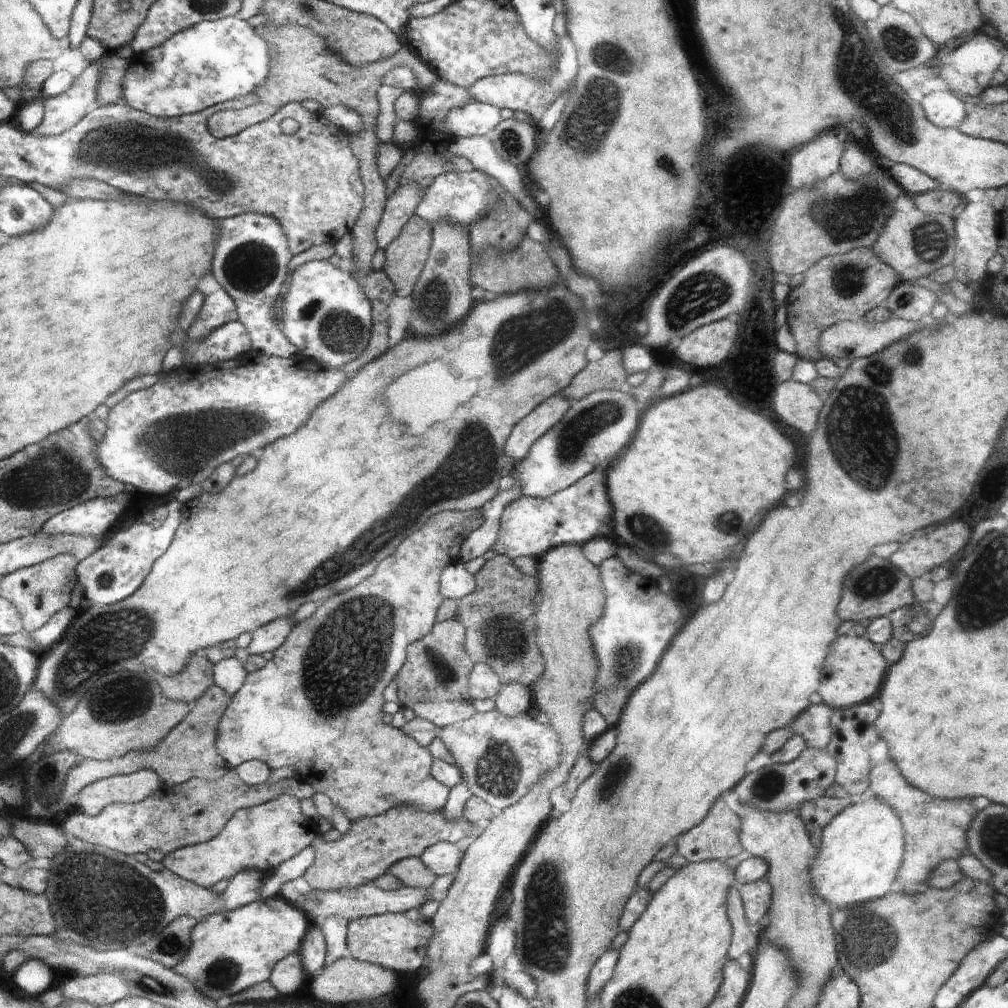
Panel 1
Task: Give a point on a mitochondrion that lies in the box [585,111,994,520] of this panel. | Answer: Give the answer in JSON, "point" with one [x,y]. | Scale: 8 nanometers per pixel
{"point":[857,431]}

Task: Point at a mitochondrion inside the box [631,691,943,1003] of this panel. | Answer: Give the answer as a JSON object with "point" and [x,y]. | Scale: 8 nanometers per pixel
{"point":[868,938]}

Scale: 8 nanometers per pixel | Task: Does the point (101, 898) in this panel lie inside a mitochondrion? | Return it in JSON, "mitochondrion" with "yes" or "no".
{"mitochondrion":"yes"}

